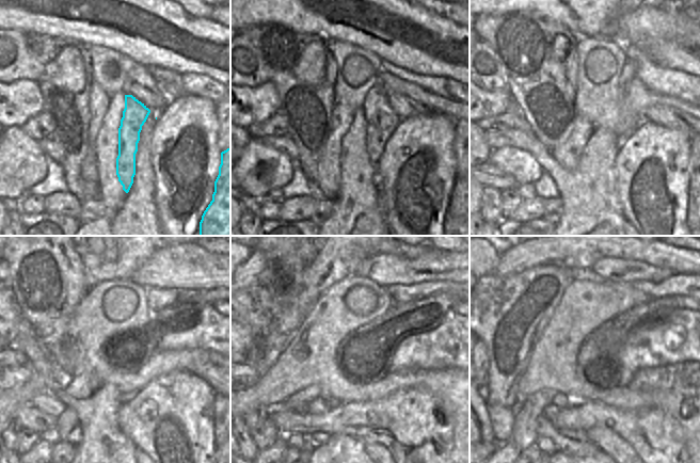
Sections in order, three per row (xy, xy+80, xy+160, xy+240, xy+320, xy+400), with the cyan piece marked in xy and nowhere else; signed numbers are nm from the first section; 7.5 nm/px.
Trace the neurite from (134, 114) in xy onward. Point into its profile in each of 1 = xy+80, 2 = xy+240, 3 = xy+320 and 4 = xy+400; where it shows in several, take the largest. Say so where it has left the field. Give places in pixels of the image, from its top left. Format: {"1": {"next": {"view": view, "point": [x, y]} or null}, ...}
{"1": {"next": {"view": "xy+80", "point": [381, 121]}}, "2": {"next": {"view": "xy+240", "point": [157, 298]}}, "3": {"next": {"view": "xy+320", "point": [399, 293]}}, "4": {"next": {"view": "xy+400", "point": [686, 285]}}}

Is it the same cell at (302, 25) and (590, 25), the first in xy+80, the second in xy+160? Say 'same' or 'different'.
same

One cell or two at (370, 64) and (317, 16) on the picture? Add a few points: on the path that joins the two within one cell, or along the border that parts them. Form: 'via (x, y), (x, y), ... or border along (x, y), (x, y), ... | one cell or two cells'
border along (334, 41), (345, 41), (369, 51) | two cells

